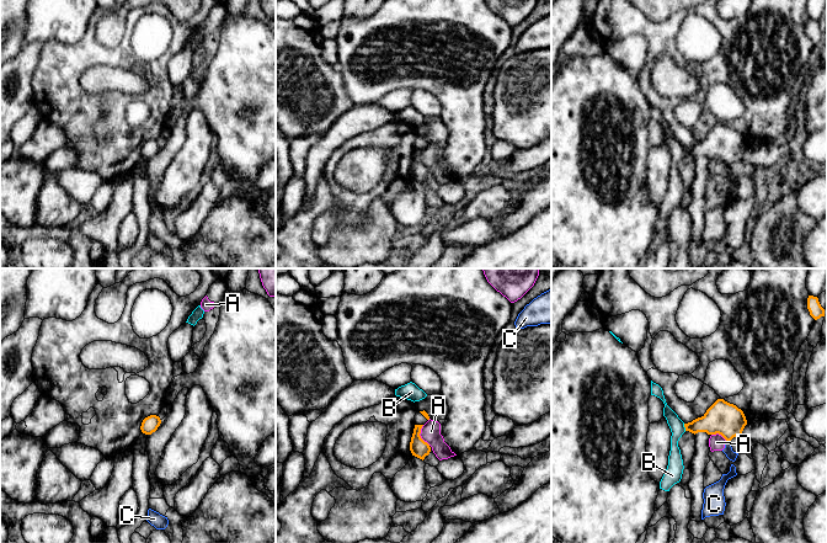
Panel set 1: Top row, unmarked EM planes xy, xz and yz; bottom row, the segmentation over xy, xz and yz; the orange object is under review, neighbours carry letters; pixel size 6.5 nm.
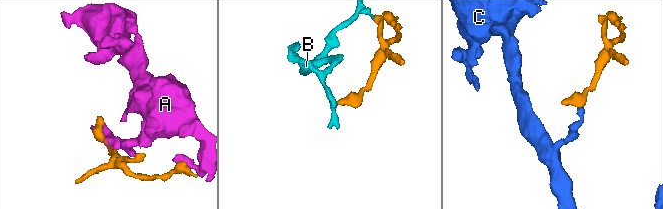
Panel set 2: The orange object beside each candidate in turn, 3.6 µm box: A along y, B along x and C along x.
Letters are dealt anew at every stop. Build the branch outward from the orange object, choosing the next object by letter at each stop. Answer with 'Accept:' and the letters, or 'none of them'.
Accept: none of them

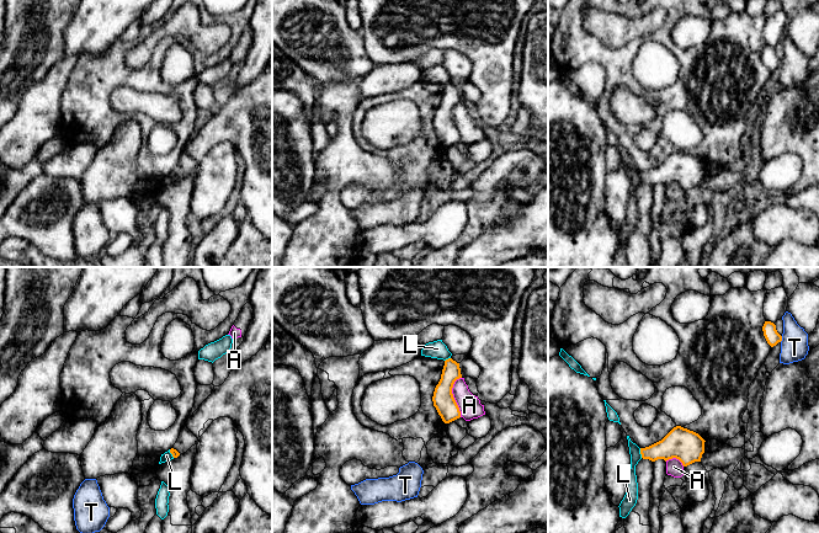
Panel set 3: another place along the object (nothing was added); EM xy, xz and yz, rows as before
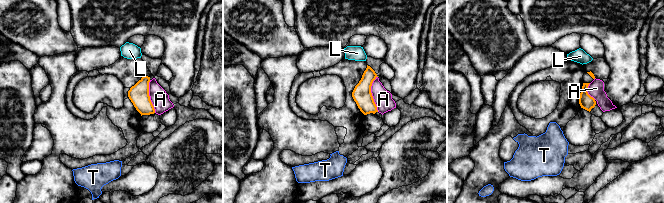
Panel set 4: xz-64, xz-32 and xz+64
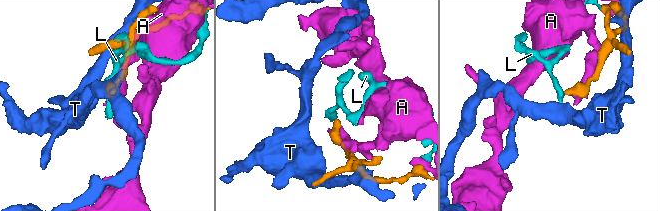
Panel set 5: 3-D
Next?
Accept: none of them

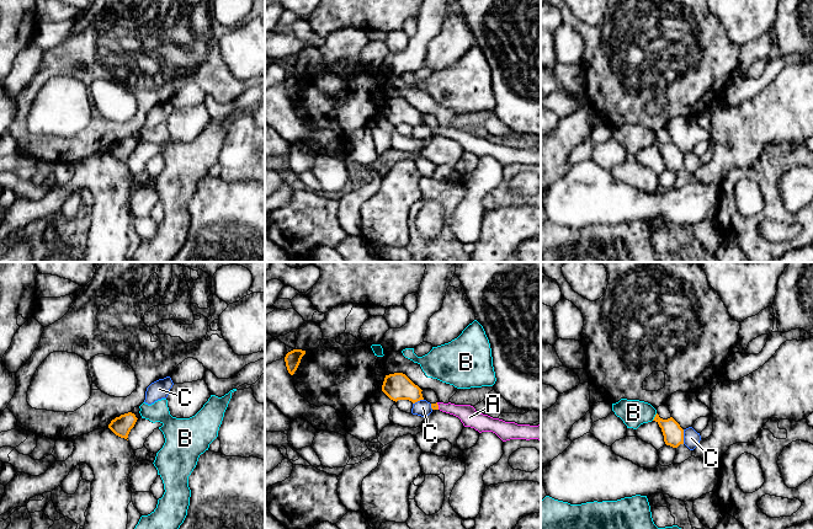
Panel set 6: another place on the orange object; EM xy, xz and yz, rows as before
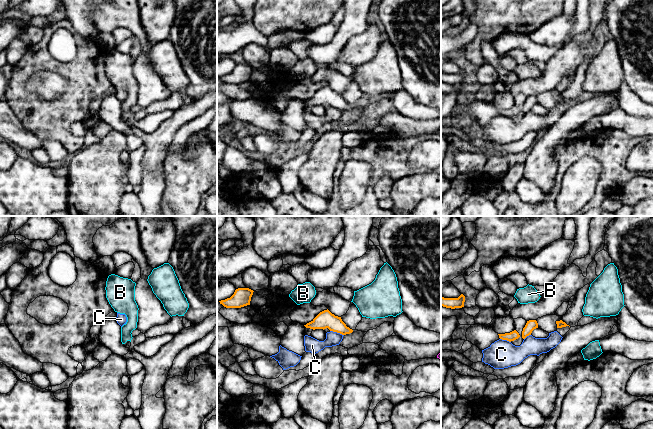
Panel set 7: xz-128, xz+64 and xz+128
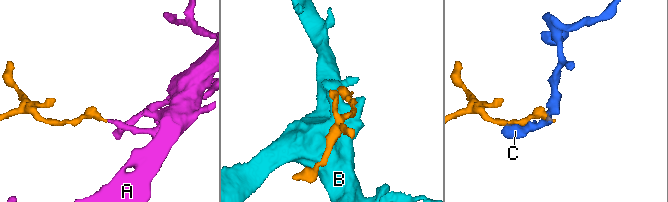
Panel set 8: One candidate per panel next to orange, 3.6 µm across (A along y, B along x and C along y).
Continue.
Accept: A

